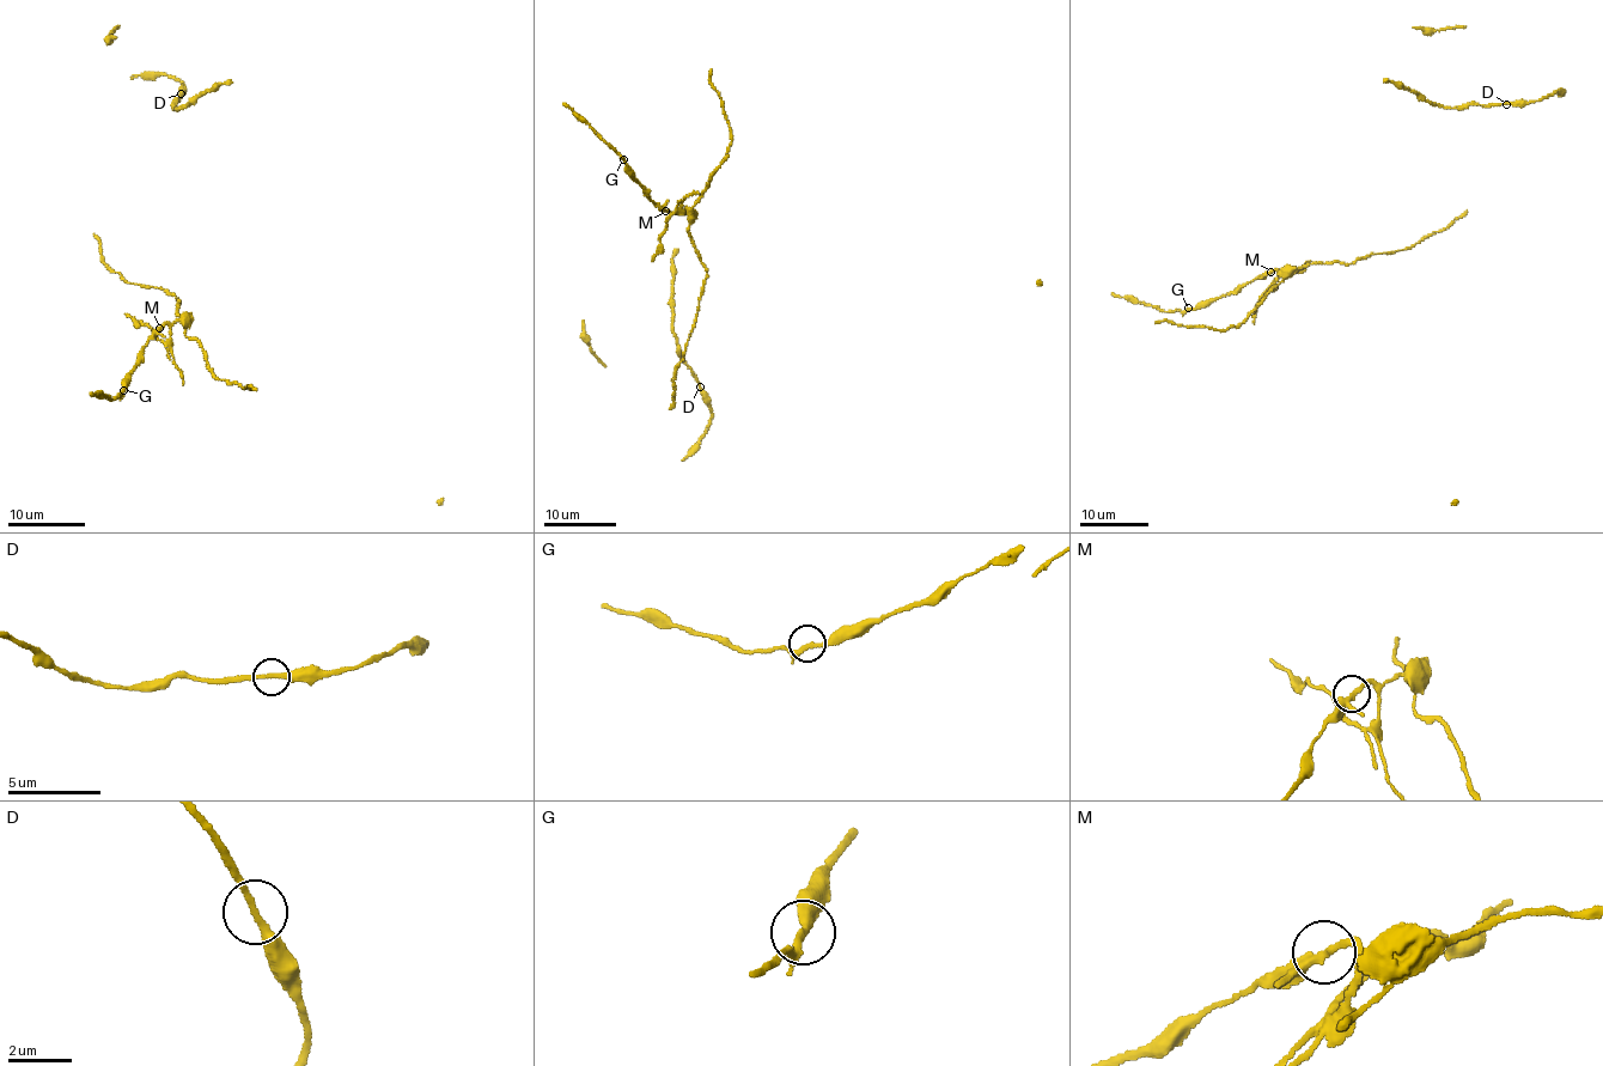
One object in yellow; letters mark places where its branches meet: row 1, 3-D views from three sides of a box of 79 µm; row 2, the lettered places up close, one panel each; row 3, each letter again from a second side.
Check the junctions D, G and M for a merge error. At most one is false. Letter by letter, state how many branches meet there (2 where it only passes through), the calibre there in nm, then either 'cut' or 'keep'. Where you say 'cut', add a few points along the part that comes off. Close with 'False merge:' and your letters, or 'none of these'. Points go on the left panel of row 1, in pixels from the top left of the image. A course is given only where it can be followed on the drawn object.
D: 2 branches meet; 240 nm thick; keep
G: 3 branches meet; 180 nm thick; keep
M: 3 branches meet; 200 nm thick; cut; foreign part runs (159, 327), (182, 320), (176, 308), (178, 300), (162, 290), (122, 279), (101, 261), (101, 244), (93, 233)
False merge: M

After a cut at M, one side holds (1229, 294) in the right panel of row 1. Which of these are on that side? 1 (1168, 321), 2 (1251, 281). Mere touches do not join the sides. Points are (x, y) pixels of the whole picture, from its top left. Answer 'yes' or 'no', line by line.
1: no
2: yes

